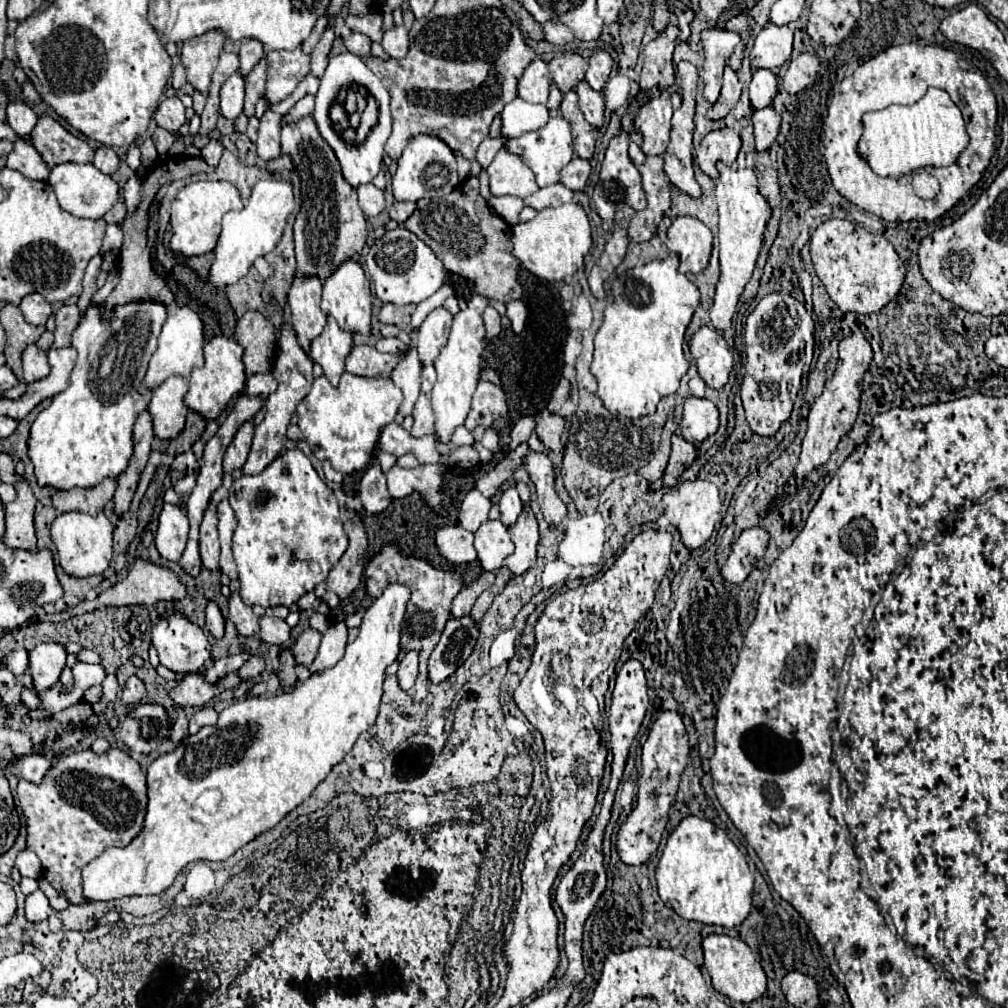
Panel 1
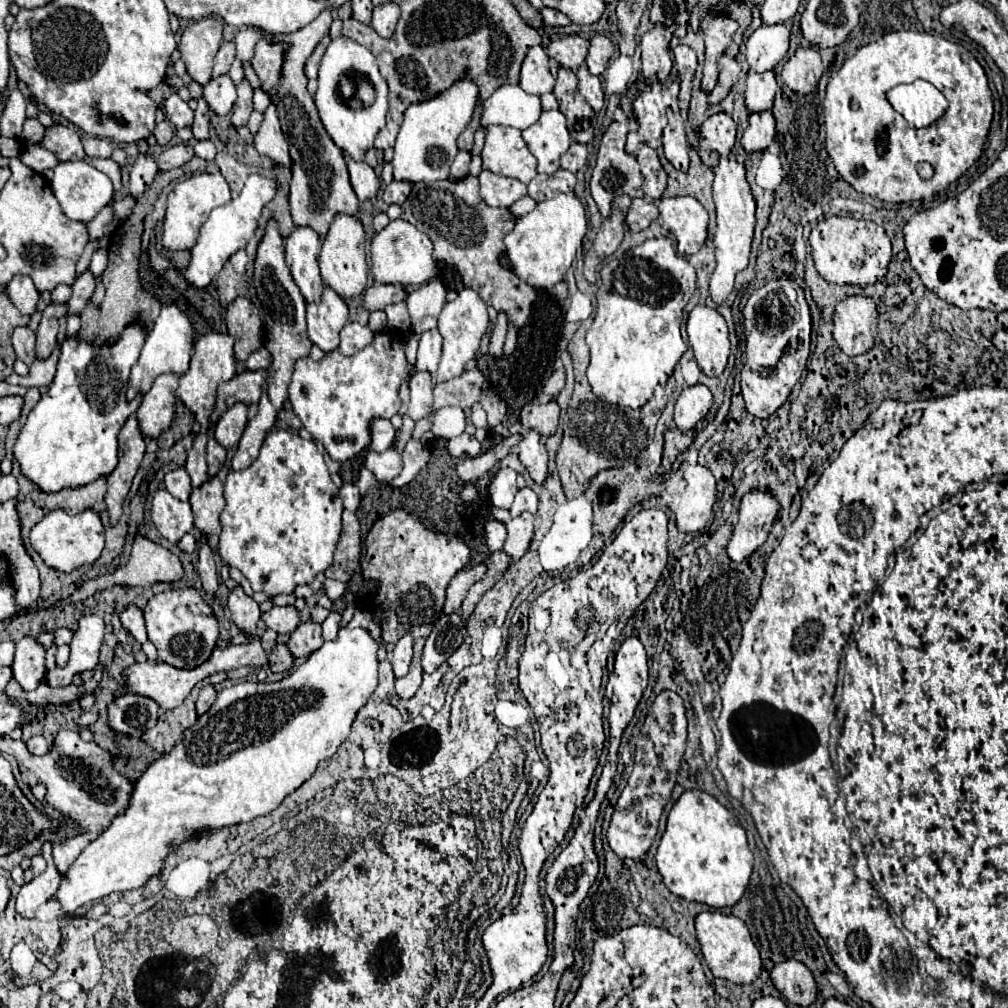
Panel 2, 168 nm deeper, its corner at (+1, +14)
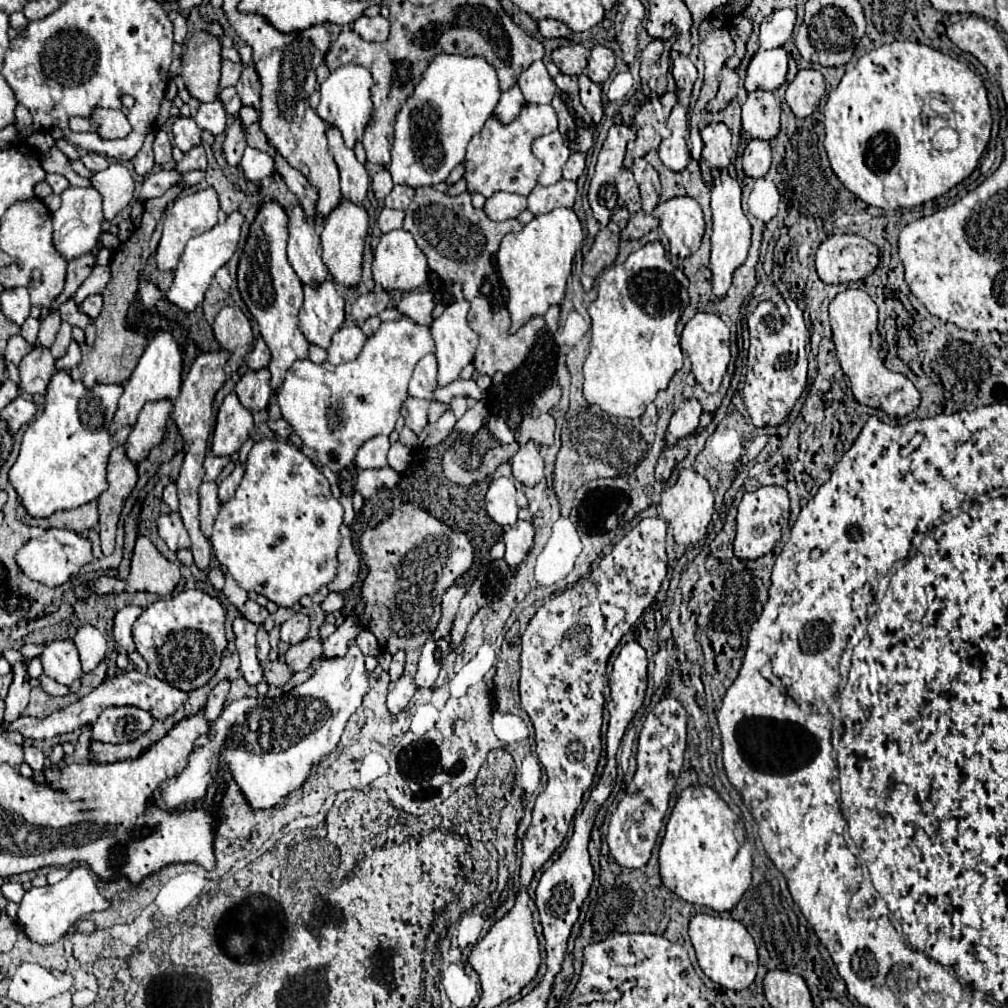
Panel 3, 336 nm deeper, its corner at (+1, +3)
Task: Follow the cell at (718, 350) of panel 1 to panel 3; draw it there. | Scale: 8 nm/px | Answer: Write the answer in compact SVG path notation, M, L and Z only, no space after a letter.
M696 313L684 327L684 349L690 355L692 361L692 373L696 377L696 381L704 387L706 393L716 393L722 377L726 375L726 367L730 361L730 345L728 345L728 327L724 325L724 321L718 315L710 315L710 313Z

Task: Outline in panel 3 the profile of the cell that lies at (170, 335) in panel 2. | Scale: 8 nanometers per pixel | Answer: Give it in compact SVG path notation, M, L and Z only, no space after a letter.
M160 331L154 335L154 339L146 345L144 355L140 357L136 369L132 371L130 379L124 385L124 393L118 403L118 411L114 415L110 431L118 431L124 425L134 425L144 403L146 401L158 401L158 399L176 399L182 385L182 349L178 341L172 337L170 331Z

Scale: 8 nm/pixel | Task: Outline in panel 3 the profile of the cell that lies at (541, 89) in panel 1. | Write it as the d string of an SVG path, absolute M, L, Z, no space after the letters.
M534 61L518 79L526 103L550 103L556 91L554 79L548 75L542 61Z

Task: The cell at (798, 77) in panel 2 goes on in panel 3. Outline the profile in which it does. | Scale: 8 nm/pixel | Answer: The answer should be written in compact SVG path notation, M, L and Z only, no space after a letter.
M800 69L786 89L786 103L796 117L806 117L818 107L824 93L824 75L818 69Z

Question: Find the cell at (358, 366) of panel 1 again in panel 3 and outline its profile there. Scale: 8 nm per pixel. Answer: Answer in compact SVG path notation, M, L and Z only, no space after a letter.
M342 327L332 337L332 345L328 347L328 361L334 365L354 361L360 355L366 341L368 337L360 331L360 327Z

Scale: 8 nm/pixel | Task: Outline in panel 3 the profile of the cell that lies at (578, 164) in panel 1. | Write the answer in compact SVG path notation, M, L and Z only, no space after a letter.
M572 153L568 163L564 165L564 179L576 181L586 168L586 154L585 153Z

